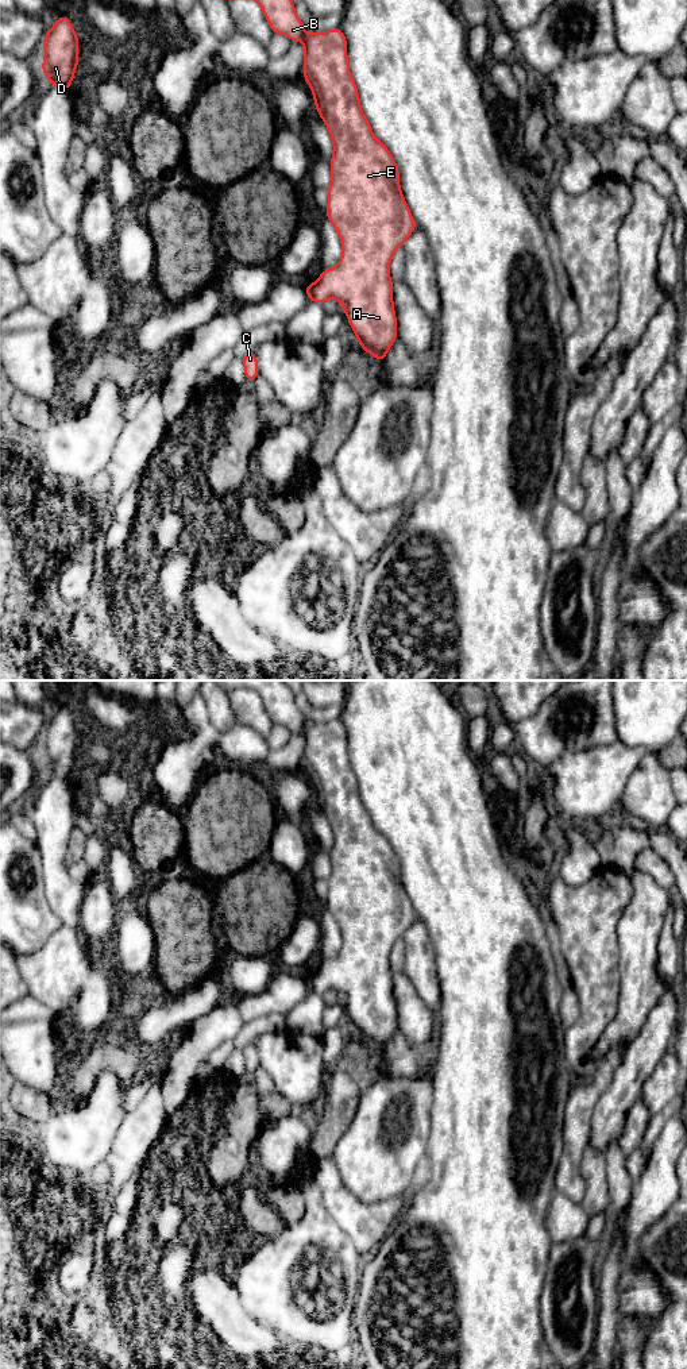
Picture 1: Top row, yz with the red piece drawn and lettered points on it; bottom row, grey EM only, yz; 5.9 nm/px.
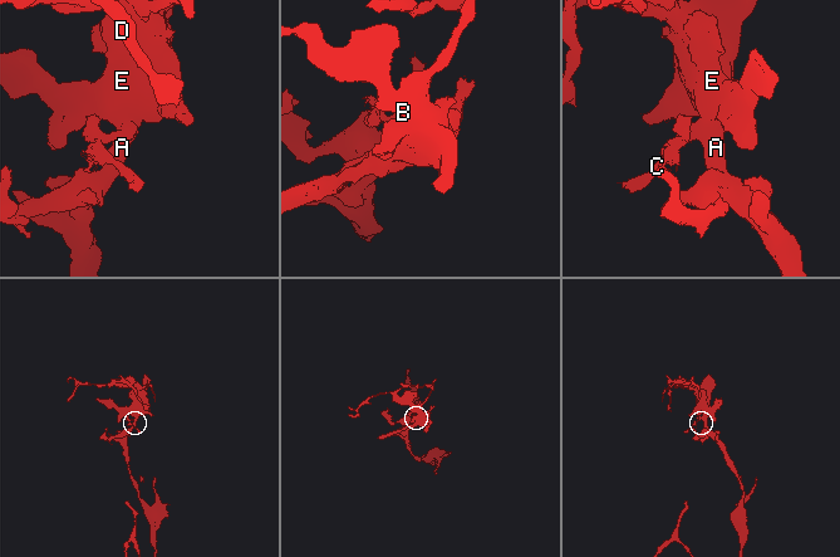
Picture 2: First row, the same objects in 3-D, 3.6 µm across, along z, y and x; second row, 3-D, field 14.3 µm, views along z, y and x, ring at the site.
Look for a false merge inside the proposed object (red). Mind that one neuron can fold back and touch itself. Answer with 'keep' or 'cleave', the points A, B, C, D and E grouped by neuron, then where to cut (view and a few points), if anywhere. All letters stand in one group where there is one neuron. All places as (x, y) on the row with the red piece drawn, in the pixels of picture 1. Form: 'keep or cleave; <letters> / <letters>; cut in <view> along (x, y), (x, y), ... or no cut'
cleave; A B D E / C; cut in yz along (309, 285), (312, 300)

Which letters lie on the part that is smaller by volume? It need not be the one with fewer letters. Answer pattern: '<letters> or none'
C

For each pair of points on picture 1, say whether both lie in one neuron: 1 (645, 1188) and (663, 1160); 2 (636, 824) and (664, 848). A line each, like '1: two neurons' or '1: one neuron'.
1: one neuron
2: one neuron

